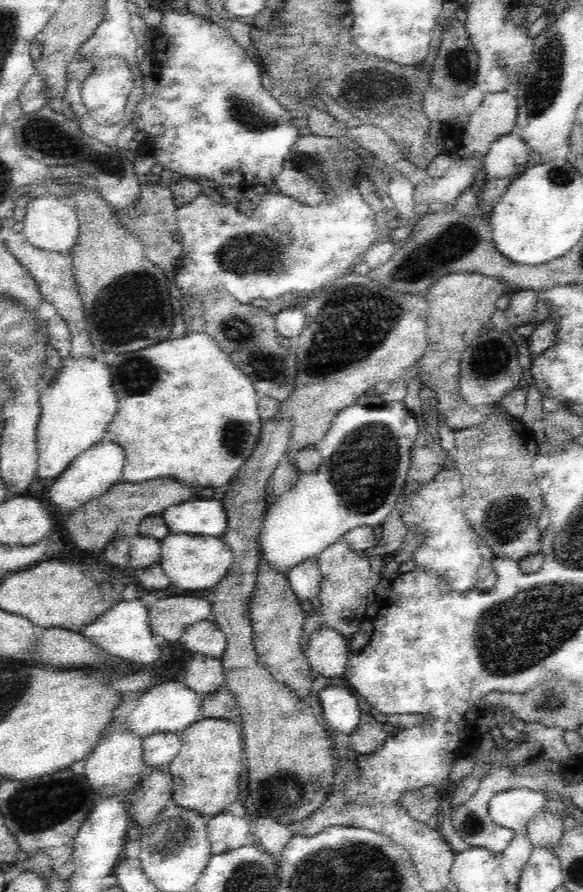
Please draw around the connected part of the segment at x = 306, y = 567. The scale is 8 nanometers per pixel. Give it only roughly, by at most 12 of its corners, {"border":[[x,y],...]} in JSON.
{"border":[[312,558],[286,572],[300,601],[316,603],[322,573]]}

